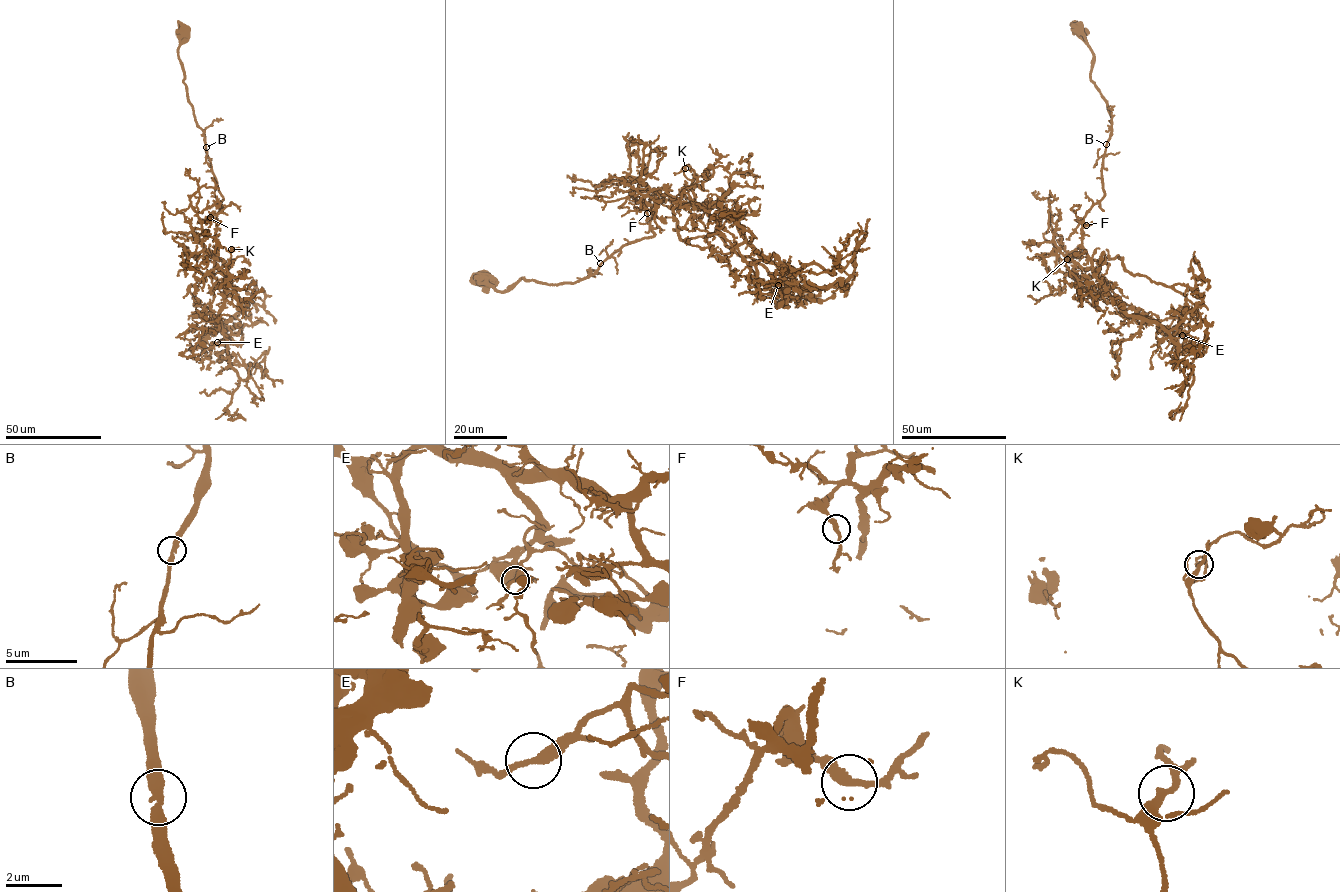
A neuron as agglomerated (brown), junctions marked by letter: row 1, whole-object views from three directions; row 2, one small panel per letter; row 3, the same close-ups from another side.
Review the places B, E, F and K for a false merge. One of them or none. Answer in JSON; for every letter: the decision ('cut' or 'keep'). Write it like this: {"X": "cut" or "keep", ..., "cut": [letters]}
{"B": "keep", "E": "keep", "F": "keep", "K": "keep", "cut": []}

